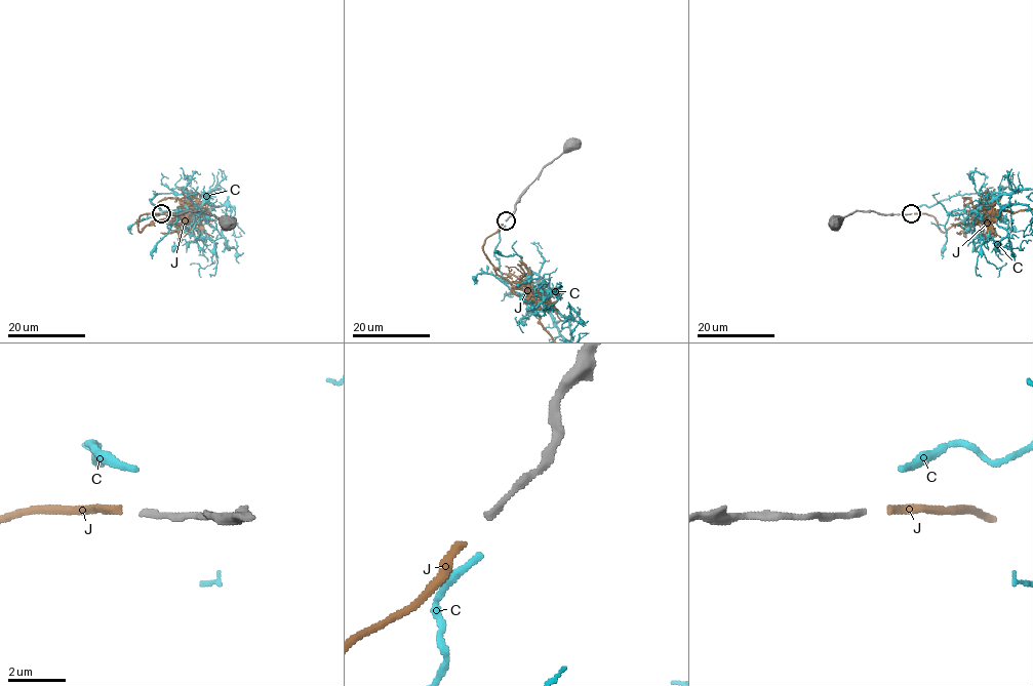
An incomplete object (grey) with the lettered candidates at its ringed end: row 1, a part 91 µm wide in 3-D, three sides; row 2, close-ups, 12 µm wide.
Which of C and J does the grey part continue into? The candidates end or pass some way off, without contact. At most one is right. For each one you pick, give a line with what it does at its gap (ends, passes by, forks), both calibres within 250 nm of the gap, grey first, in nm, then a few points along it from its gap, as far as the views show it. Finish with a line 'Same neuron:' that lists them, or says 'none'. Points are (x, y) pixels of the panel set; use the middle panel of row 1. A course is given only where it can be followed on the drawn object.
Same neuron: none

